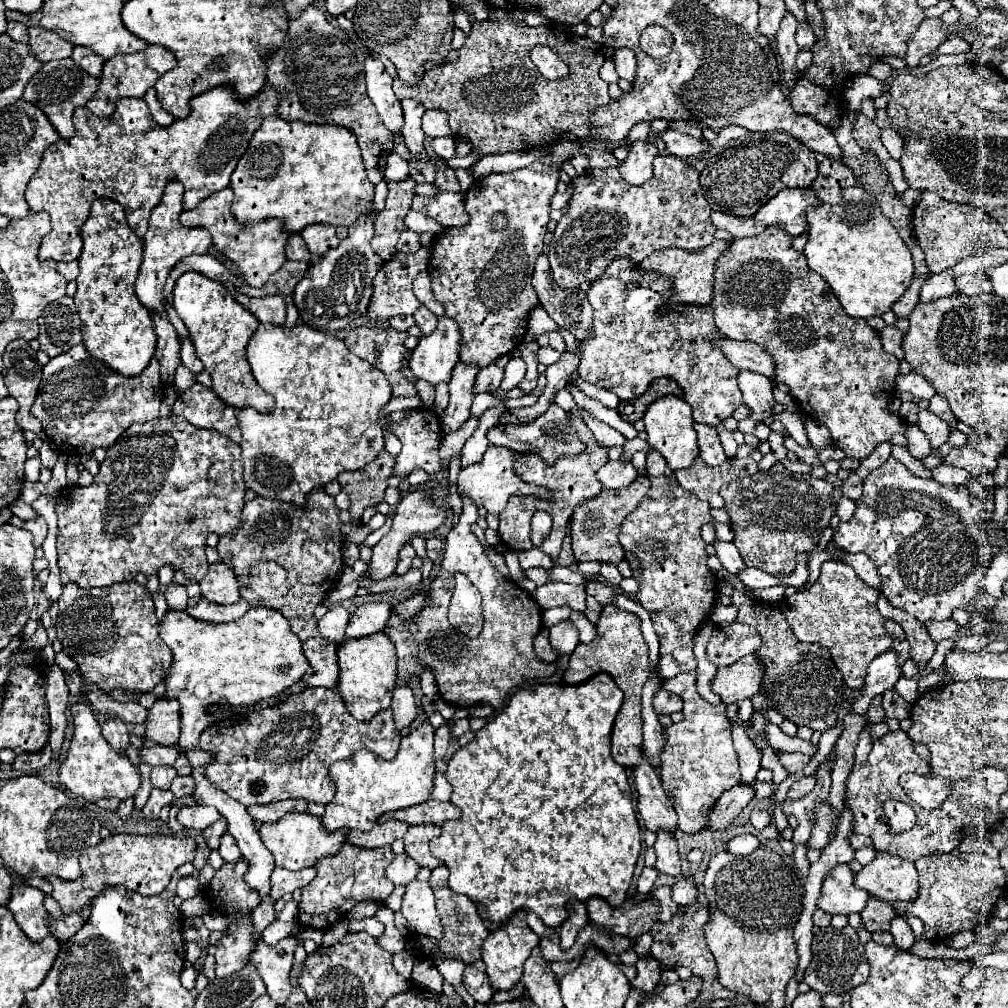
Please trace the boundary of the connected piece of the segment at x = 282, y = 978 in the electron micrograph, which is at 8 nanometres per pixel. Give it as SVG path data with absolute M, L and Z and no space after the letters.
M293 936L283 938L275 946L267 946L263 940L255 944L255 950L249 954L251 966L259 970L259 976L263 978L267 986L267 994L277 1002L283 1004L291 994L289 984L289 970L293 964L293 952L297 948L299 940Z

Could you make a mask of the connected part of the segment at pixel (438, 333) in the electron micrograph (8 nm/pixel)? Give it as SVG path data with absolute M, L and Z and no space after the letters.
M441 316L437 328L431 334L423 336L417 348L411 352L409 370L433 386L439 382L449 382L451 372L459 362L459 348L461 332L457 322Z

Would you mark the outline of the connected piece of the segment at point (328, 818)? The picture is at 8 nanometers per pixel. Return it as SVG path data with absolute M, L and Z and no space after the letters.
M429 722L417 726L401 740L401 748L395 760L383 760L369 750L359 750L353 758L339 760L329 766L329 778L337 792L333 802L325 804L323 828L327 832L341 828L361 832L371 830L381 814L425 802L433 790L433 774L433 728Z

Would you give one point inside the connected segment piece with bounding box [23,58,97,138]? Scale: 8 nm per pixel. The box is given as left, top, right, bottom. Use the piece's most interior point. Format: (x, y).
(60, 86)

